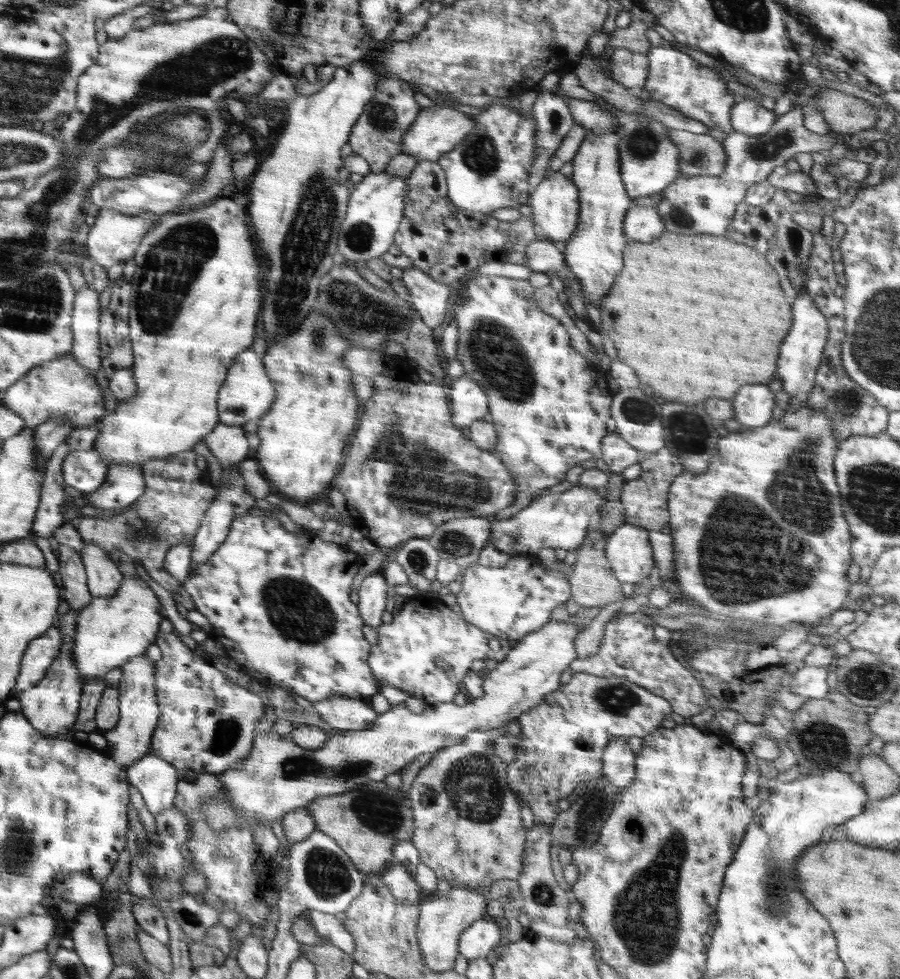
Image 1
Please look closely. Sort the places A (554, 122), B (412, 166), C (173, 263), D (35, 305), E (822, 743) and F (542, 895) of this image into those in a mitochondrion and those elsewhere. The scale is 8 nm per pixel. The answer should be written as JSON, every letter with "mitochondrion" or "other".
{"A":"mitochondrion","B":"other","C":"mitochondrion","D":"mitochondrion","E":"mitochondrion","F":"mitochondrion"}

